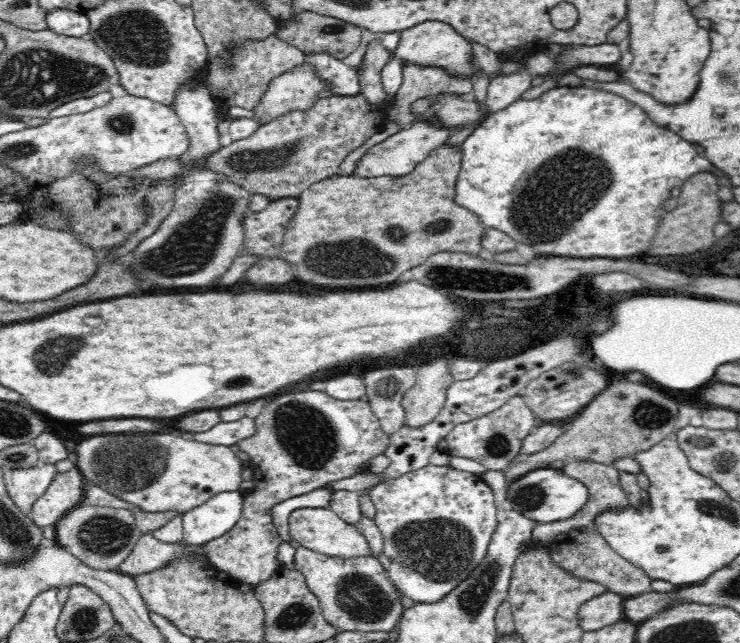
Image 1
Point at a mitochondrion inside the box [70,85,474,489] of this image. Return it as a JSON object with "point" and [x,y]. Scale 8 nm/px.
{"point":[193,245]}

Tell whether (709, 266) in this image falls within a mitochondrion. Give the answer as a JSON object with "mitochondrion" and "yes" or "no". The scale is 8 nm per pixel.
{"mitochondrion":"no"}

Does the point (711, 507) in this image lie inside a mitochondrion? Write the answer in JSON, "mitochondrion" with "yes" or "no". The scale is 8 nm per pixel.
{"mitochondrion":"yes"}

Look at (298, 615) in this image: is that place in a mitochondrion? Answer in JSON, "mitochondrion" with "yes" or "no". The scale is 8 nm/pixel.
{"mitochondrion":"yes"}

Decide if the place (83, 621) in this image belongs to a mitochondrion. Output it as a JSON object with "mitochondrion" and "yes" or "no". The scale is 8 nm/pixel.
{"mitochondrion":"yes"}

